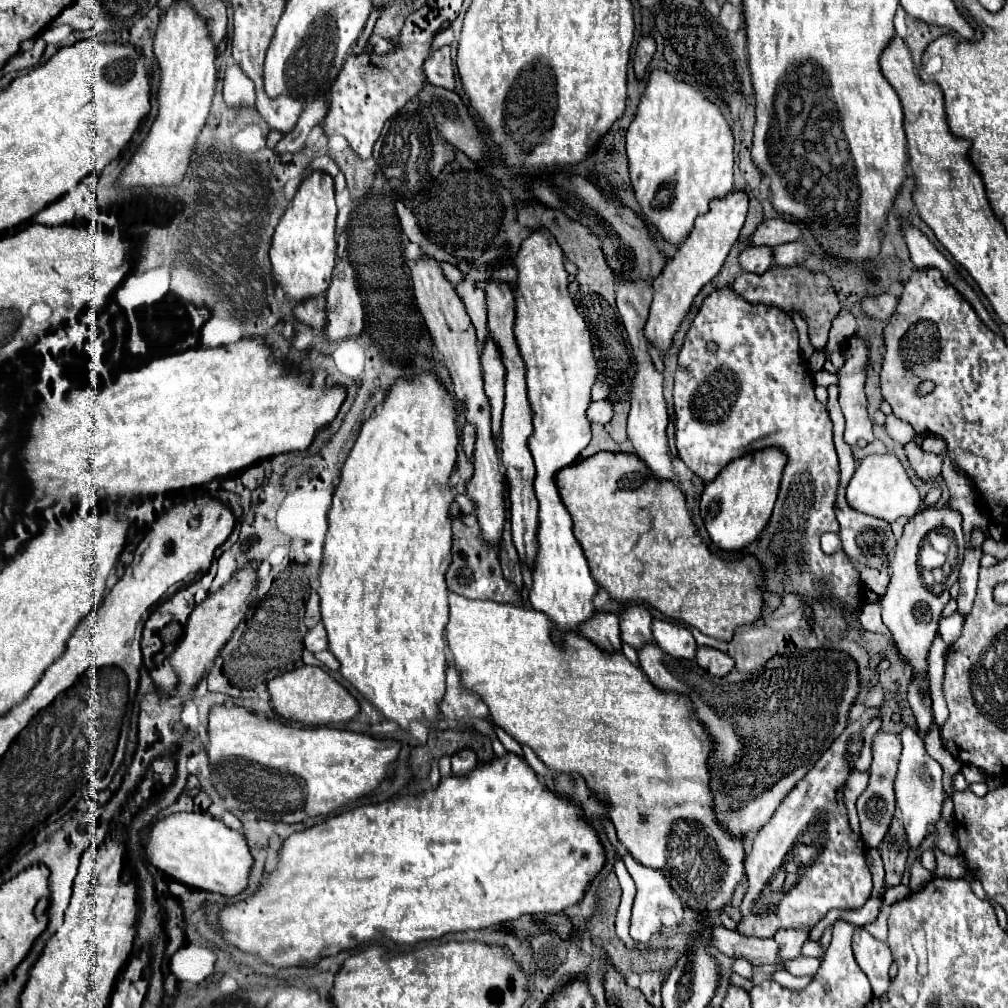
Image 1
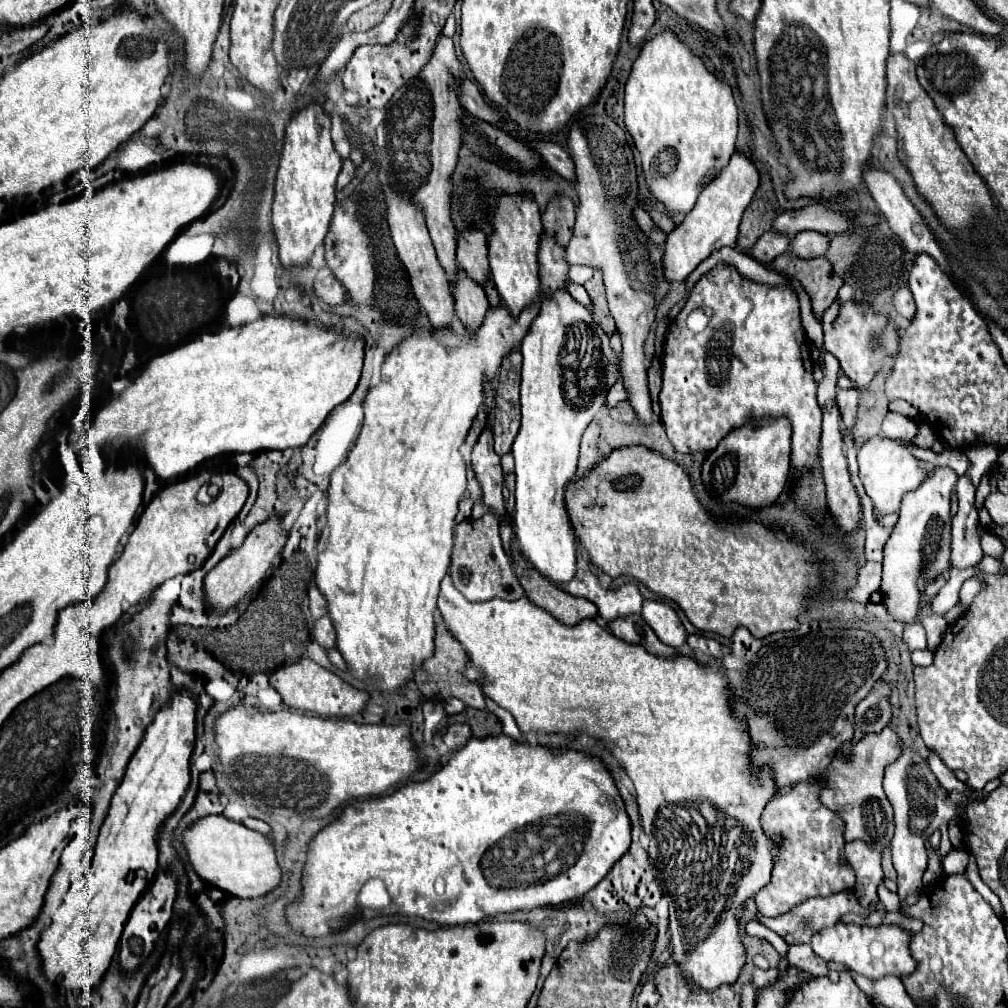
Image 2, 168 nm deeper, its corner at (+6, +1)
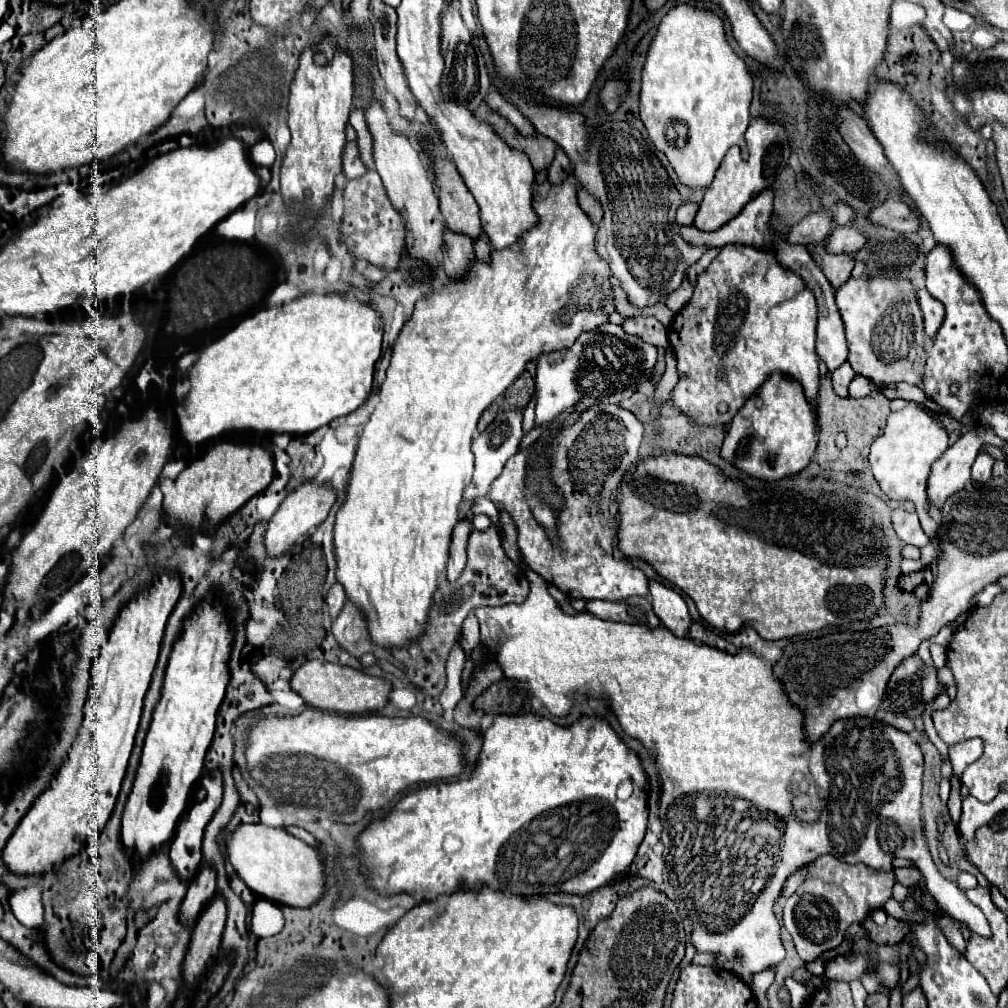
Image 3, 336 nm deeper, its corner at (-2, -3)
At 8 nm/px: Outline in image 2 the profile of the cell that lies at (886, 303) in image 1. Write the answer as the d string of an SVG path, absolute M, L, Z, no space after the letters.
M906 285L896 291L896 295L894 295L894 307L896 307L896 311L902 317L906 317L906 319L912 319L914 317L914 307L916 305L914 305L912 293L910 293L910 289Z

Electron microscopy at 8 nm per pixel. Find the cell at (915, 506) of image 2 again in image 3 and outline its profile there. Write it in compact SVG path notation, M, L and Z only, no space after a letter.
M974 425L970 431L962 433L960 439L950 445L940 459L934 461L932 471L930 471L930 479L928 479L928 507L932 509L942 509L942 505L946 503L946 499L956 493L958 489L962 489L966 485L966 481L970 479L970 467L980 451L980 447L984 445L1005 445L1007 441L996 437L996 433L992 433L992 429L984 429L984 425Z

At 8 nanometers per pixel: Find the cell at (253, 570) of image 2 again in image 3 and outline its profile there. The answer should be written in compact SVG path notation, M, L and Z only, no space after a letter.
M308 479L294 491L286 495L282 505L278 507L276 515L270 519L266 529L266 549L270 557L278 557L286 553L292 545L304 539L316 525L320 525L326 517L330 507L336 503L336 489L330 483L316 483L316 479Z

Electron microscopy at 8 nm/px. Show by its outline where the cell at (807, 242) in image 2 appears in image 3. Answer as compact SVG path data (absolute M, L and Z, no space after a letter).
M844 225L834 229L832 237L826 241L826 249L830 253L856 253L866 243L868 243L868 235L864 231Z

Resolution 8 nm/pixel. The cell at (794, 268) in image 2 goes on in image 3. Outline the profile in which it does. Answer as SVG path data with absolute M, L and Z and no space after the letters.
M824 243L820 245L810 245L810 255L816 261L816 265L820 267L820 271L826 275L826 279L834 285L834 289L838 289L848 277L850 271L854 267L854 259L852 255L832 255L826 251Z

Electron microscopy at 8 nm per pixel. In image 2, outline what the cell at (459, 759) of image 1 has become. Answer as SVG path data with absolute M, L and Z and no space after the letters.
M452 725L442 739L444 739L444 743L448 745L450 751L458 751L470 741L470 737L472 735L470 735L470 727L468 725Z

